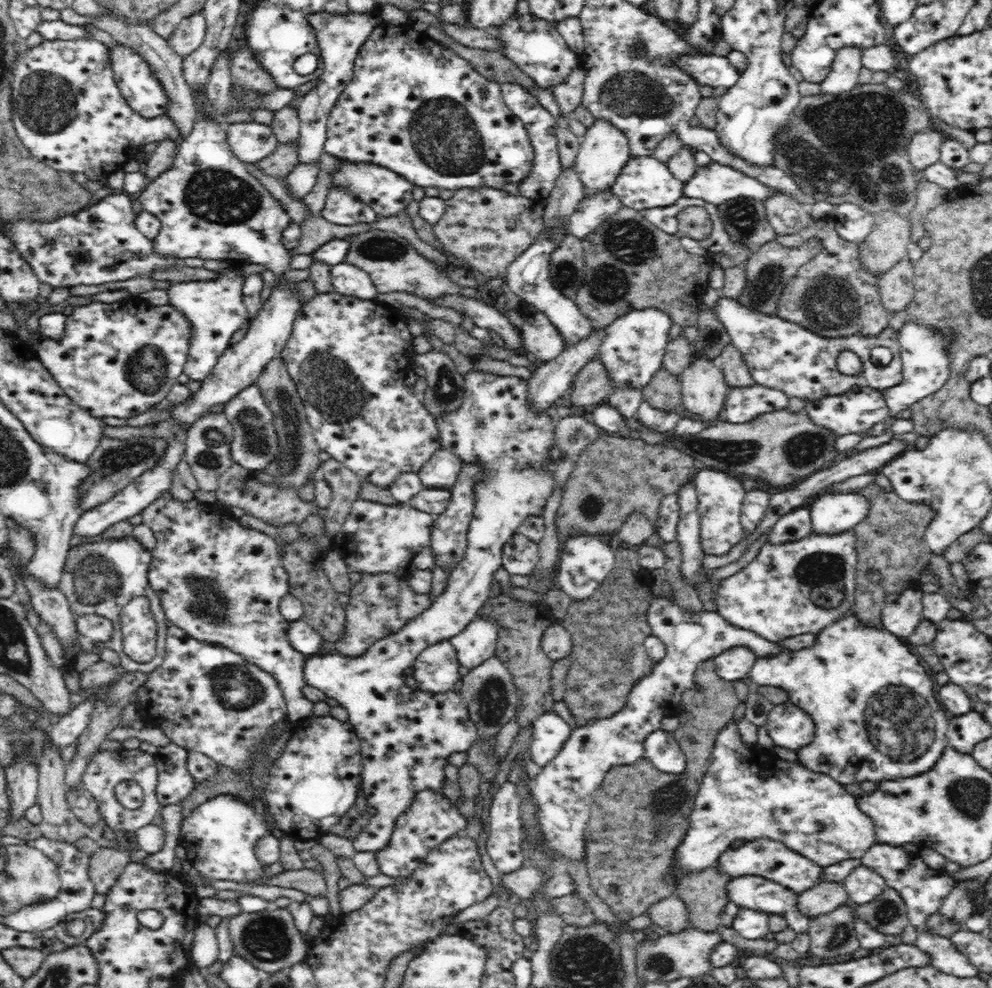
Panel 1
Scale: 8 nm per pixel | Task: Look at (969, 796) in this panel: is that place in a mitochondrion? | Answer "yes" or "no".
yes

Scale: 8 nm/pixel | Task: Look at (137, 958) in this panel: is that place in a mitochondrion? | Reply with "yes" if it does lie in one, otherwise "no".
no

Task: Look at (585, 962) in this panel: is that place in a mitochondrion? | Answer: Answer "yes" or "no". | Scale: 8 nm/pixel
yes

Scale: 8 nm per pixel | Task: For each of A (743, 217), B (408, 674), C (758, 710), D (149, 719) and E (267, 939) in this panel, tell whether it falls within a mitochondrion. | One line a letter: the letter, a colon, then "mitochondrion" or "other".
A: mitochondrion
B: other
C: other
D: other
E: mitochondrion

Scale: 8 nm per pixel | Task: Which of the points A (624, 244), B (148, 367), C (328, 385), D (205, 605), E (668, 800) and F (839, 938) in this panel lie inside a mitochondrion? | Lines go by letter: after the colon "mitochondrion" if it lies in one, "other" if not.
A: mitochondrion
B: mitochondrion
C: mitochondrion
D: mitochondrion
E: mitochondrion
F: mitochondrion

